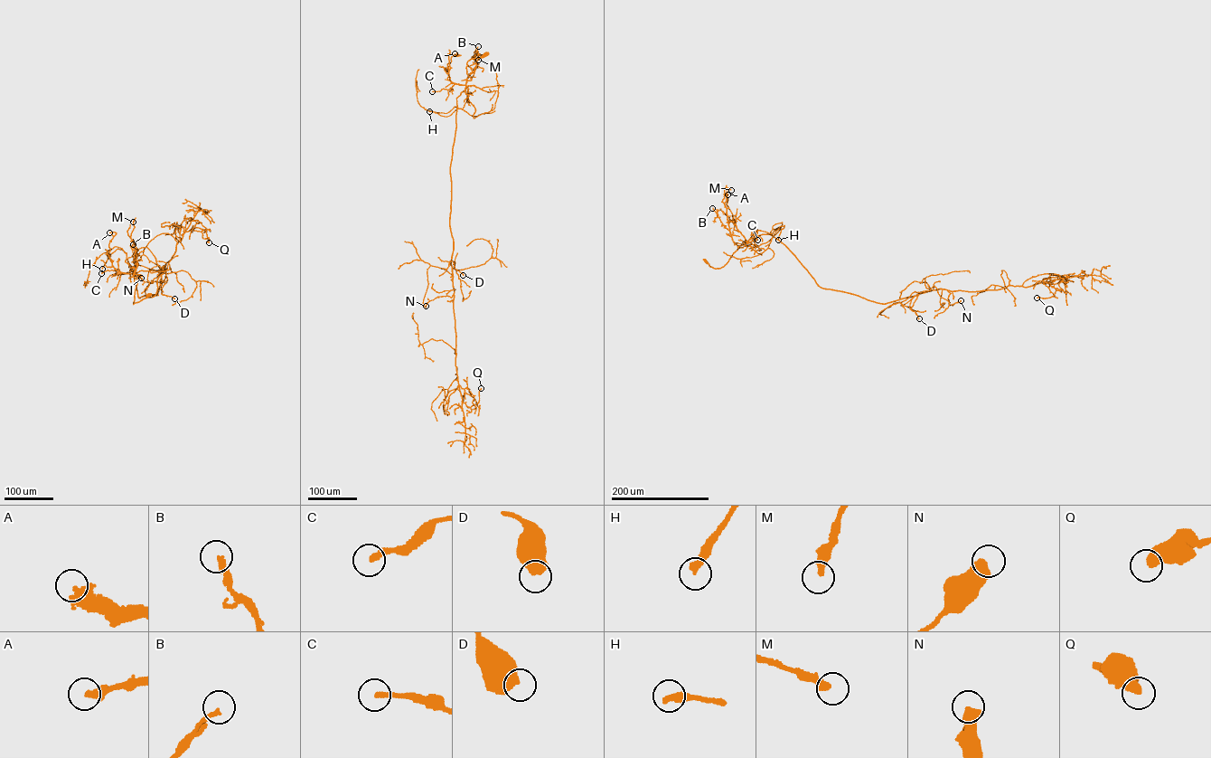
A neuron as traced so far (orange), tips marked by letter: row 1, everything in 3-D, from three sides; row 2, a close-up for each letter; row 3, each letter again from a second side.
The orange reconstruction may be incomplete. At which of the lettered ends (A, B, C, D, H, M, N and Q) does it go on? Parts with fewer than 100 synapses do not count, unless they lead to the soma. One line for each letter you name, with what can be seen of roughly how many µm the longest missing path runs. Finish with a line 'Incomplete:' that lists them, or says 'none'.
H: about 130 µm are missing
Incomplete: H

